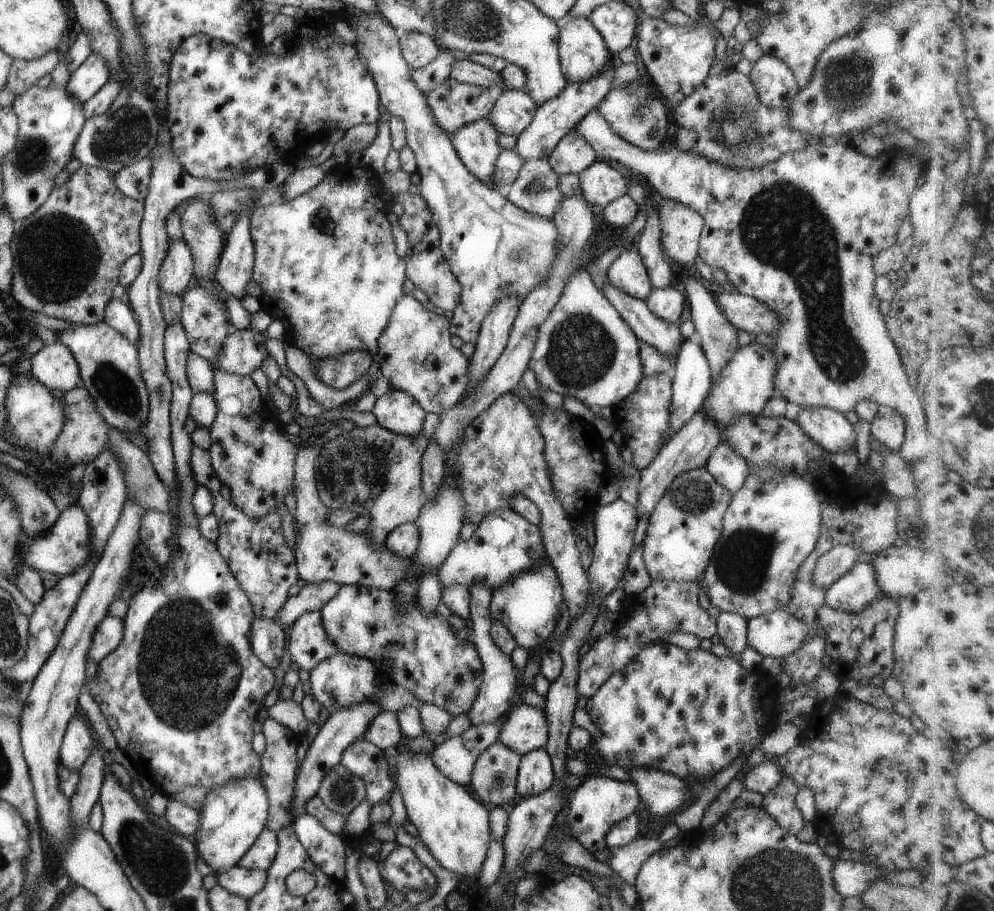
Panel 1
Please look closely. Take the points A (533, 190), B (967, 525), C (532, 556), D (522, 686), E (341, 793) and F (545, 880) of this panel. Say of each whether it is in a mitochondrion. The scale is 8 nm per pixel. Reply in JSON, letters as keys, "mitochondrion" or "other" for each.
{"A":"mitochondrion","B":"mitochondrion","C":"mitochondrion","D":"other","E":"mitochondrion","F":"other"}

